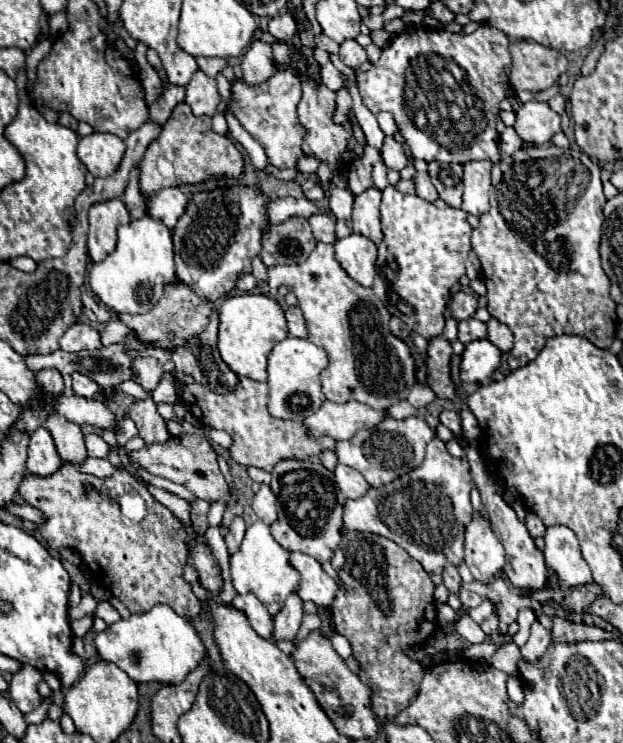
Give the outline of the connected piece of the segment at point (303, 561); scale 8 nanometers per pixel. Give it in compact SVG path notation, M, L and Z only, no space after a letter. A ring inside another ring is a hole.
M291 553L291 565L301 573L299 595L319 607L329 607L339 591L337 583L323 571L321 563L305 553Z

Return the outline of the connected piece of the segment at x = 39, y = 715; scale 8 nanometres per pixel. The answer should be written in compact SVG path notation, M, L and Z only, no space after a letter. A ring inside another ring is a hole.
M43 697L41 705L29 713L25 713L25 721L31 725L31 723L41 723L45 717L47 717L47 711L51 707L51 697Z

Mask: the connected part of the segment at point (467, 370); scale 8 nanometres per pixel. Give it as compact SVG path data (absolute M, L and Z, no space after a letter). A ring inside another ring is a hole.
M489 339L471 341L465 345L459 377L469 383L479 385L487 383L493 371L499 369L499 363L501 363L501 351Z

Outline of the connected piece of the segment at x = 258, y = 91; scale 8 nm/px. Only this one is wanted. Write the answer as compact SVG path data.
M279 69L271 79L261 85L247 85L243 79L231 83L231 95L227 101L227 111L237 117L241 127L265 149L269 163L277 169L295 167L297 159L303 155L301 143L305 137L305 127L297 119L297 103L301 99L301 81L287 69Z

